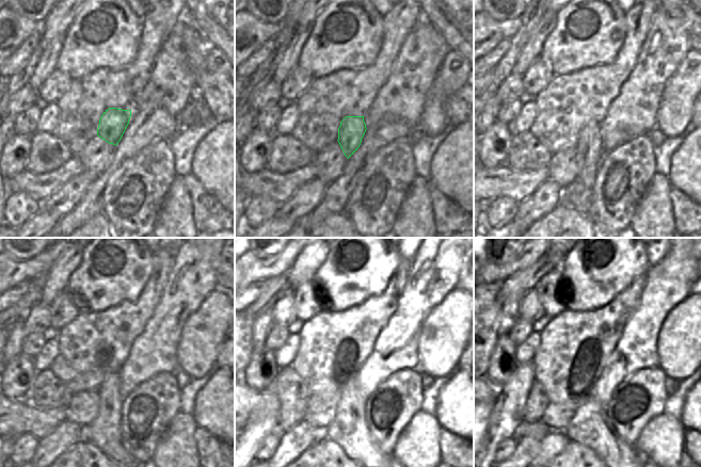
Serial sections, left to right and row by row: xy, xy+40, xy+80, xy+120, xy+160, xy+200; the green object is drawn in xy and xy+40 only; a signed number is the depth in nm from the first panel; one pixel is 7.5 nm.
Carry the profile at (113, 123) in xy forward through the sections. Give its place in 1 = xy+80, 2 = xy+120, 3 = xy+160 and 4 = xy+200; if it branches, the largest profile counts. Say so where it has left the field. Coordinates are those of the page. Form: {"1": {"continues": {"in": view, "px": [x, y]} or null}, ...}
{"1": {"continues": {"in": "xy+80", "px": [578, 194]}}, "2": {"continues": {"in": "xy+120", "px": [105, 431]}}, "3": {"continues": {"in": "xy+160", "px": [348, 428]}}, "4": {"continues": {"in": "xy+200", "px": [590, 427]}}}

